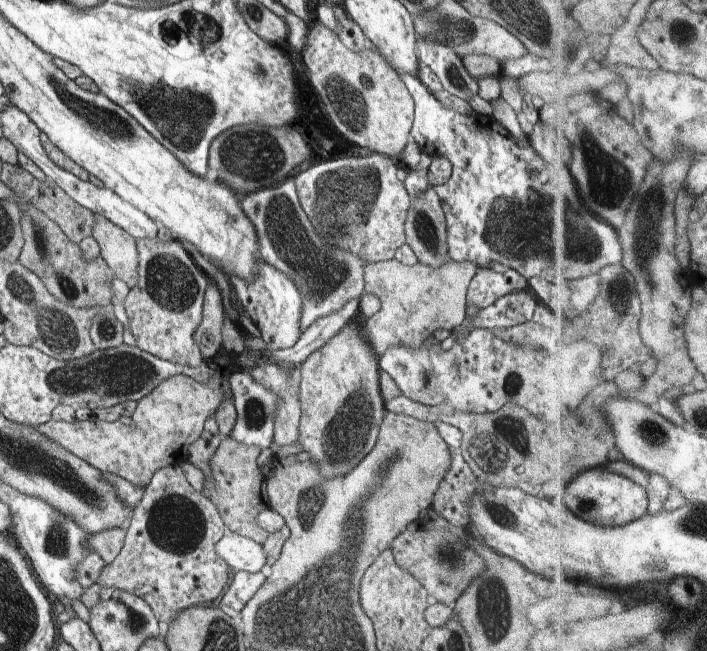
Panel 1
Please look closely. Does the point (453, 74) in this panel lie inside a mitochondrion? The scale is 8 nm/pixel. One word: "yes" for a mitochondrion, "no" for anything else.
yes

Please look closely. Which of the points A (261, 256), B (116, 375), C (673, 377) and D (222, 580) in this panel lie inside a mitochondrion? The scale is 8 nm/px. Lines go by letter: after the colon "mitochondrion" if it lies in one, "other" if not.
A: other
B: mitochondrion
C: other
D: other

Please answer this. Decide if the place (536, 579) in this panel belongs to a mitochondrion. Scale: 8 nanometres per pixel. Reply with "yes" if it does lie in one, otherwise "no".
no

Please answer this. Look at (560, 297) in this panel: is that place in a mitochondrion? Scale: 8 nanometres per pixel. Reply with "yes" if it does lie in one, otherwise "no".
no

